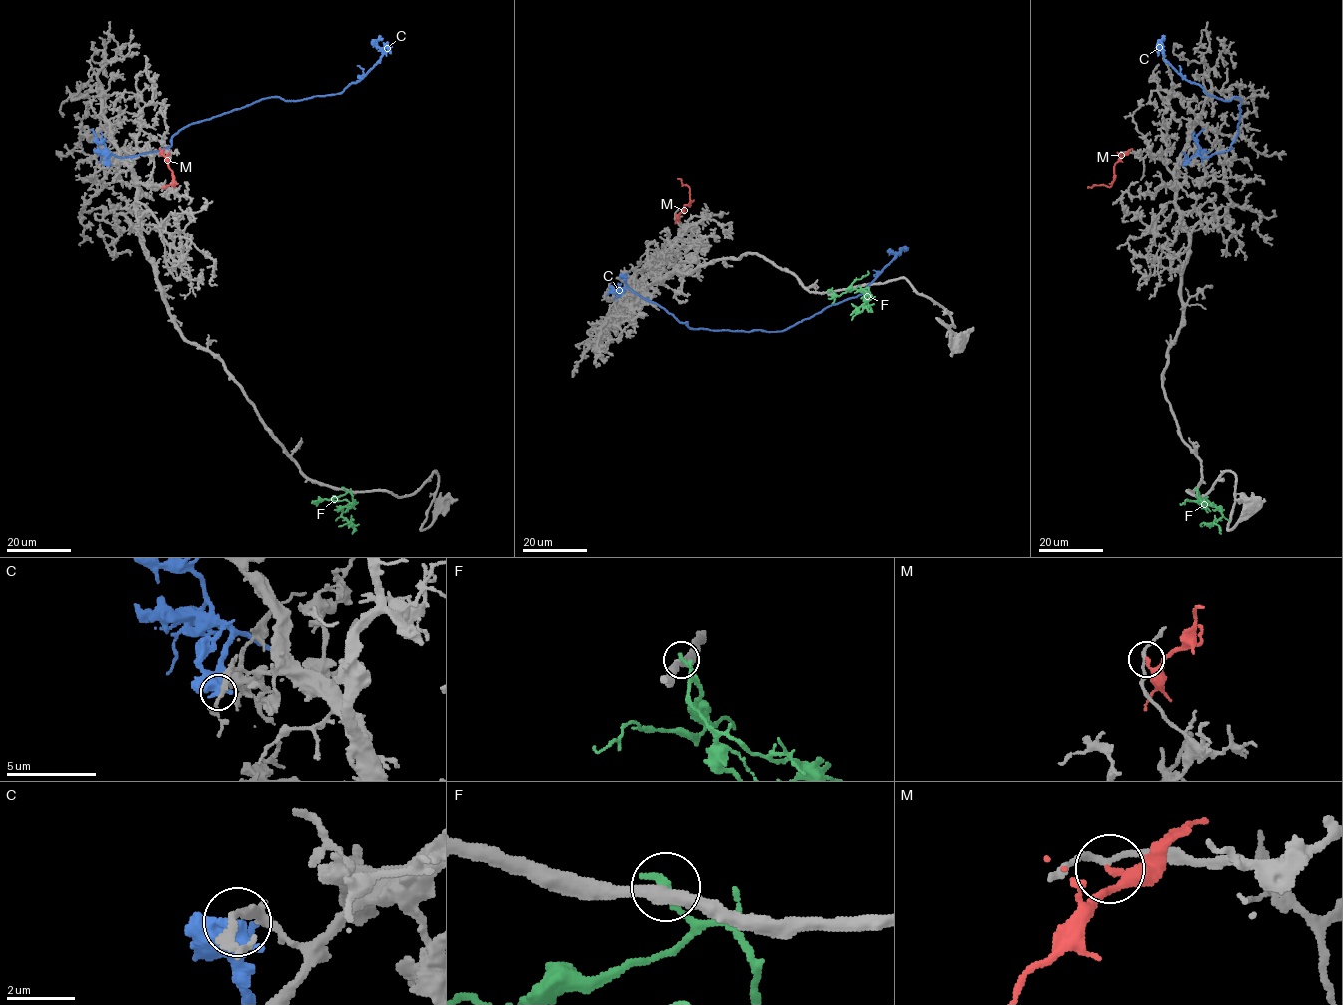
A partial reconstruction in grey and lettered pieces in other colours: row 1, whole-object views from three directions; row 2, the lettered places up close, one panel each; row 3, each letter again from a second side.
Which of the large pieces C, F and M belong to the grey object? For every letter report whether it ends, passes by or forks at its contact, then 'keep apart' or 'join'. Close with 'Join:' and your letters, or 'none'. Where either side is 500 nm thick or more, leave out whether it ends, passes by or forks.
C: keep apart
F: it ends | keep apart
M: it ends | join
Join: M

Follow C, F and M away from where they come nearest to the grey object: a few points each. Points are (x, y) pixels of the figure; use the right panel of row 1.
C: (1183, 165), (1196, 155), (1209, 157), (1231, 147), (1240, 98), (1217, 98), (1185, 80), (1164, 58), (1164, 35)
F: (1195, 488), (1199, 498), (1215, 506), (1222, 516), (1212, 523), (1203, 522), (1202, 526)
M: (1123, 153), (1115, 163), (1114, 178), (1109, 187), (1088, 187)

